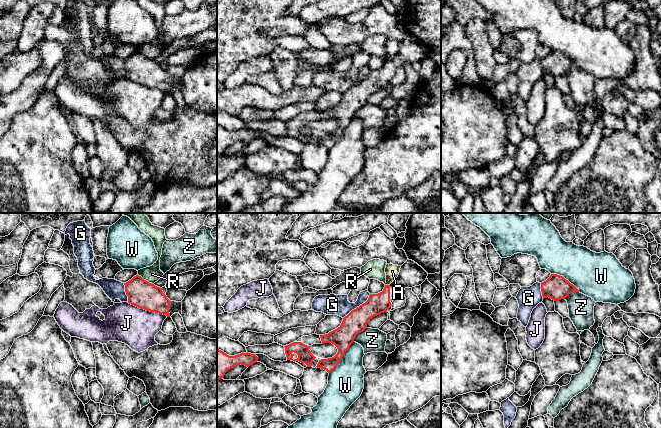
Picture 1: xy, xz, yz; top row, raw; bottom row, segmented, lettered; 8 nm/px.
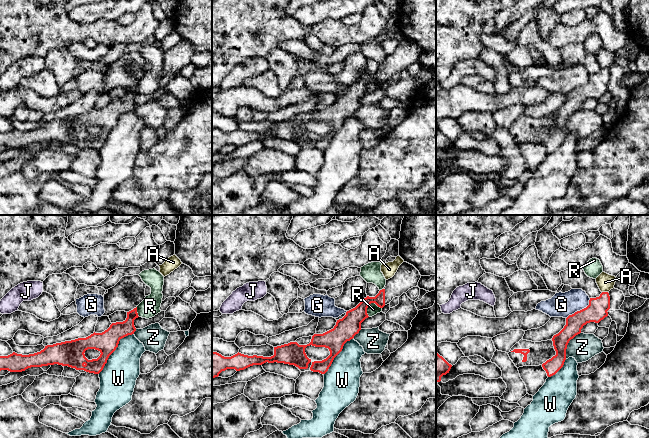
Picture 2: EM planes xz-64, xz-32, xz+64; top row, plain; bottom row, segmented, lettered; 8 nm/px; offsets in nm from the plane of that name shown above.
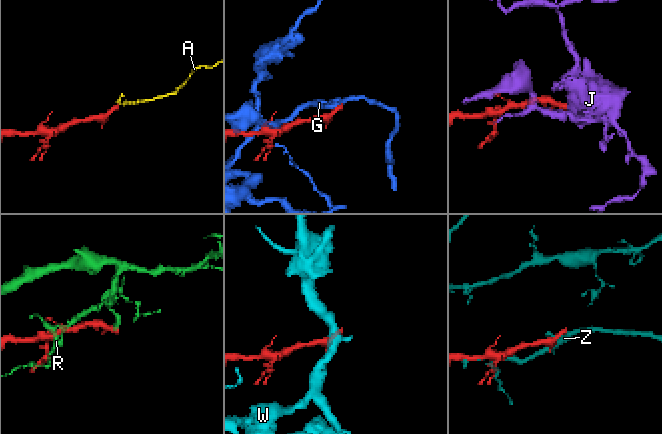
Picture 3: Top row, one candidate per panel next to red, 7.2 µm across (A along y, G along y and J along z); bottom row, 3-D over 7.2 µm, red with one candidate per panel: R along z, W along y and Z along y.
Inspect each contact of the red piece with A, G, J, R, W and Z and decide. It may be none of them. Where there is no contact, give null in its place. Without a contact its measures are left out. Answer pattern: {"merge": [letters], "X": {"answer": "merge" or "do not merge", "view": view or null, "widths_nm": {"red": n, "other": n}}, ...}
{"merge": [], "A": {"answer": "do not merge", "view": "xz", "widths_nm": {"red": 160, "other": 110}}, "G": {"answer": "do not merge", "view": "xz", "widths_nm": {"red": 180, "other": 170}}, "J": {"answer": "do not merge", "view": "xy", "widths_nm": {"red": 220, "other": 320}}, "R": {"answer": "do not merge", "view": "xy", "widths_nm": {"red": 220, "other": 140}}, "W": {"answer": "do not merge", "view": "xz", "widths_nm": {"red": 170, "other": 280}}, "Z": {"answer": "do not merge", "view": "xz", "widths_nm": {"red": 180, "other": 190}}}

